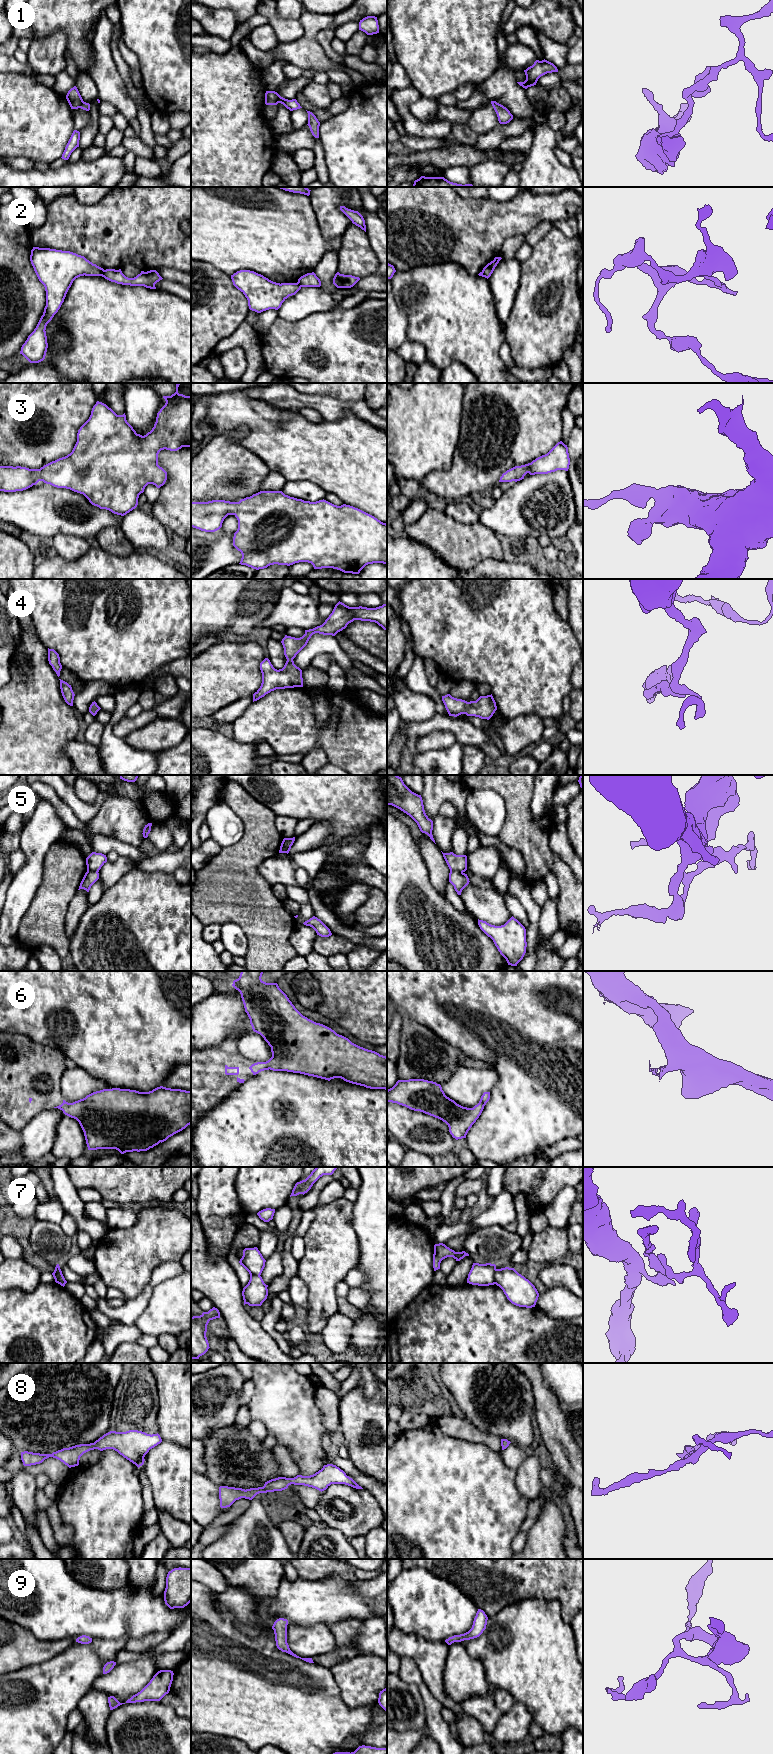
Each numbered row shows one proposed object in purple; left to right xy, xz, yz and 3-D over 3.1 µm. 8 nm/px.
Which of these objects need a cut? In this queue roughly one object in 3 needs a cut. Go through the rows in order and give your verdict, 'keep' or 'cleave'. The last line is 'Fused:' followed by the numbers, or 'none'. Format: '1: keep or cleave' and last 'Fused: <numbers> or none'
1: cleave
2: cleave
3: keep
4: keep
5: cleave
6: cleave
7: cleave
8: keep
9: keep
Fused: 1, 2, 5, 6, 7

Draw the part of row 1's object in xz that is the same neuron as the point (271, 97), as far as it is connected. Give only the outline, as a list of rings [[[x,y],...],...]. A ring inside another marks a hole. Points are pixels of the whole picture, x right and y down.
[[[266,91],[265,93],[265,104],[266,105],[277,105],[279,94],[275,91]]]

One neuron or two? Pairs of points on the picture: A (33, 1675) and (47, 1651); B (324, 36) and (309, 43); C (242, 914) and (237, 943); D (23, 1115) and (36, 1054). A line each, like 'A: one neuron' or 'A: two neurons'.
A: two neurons
B: two neurons
C: two neurons
D: one neuron

